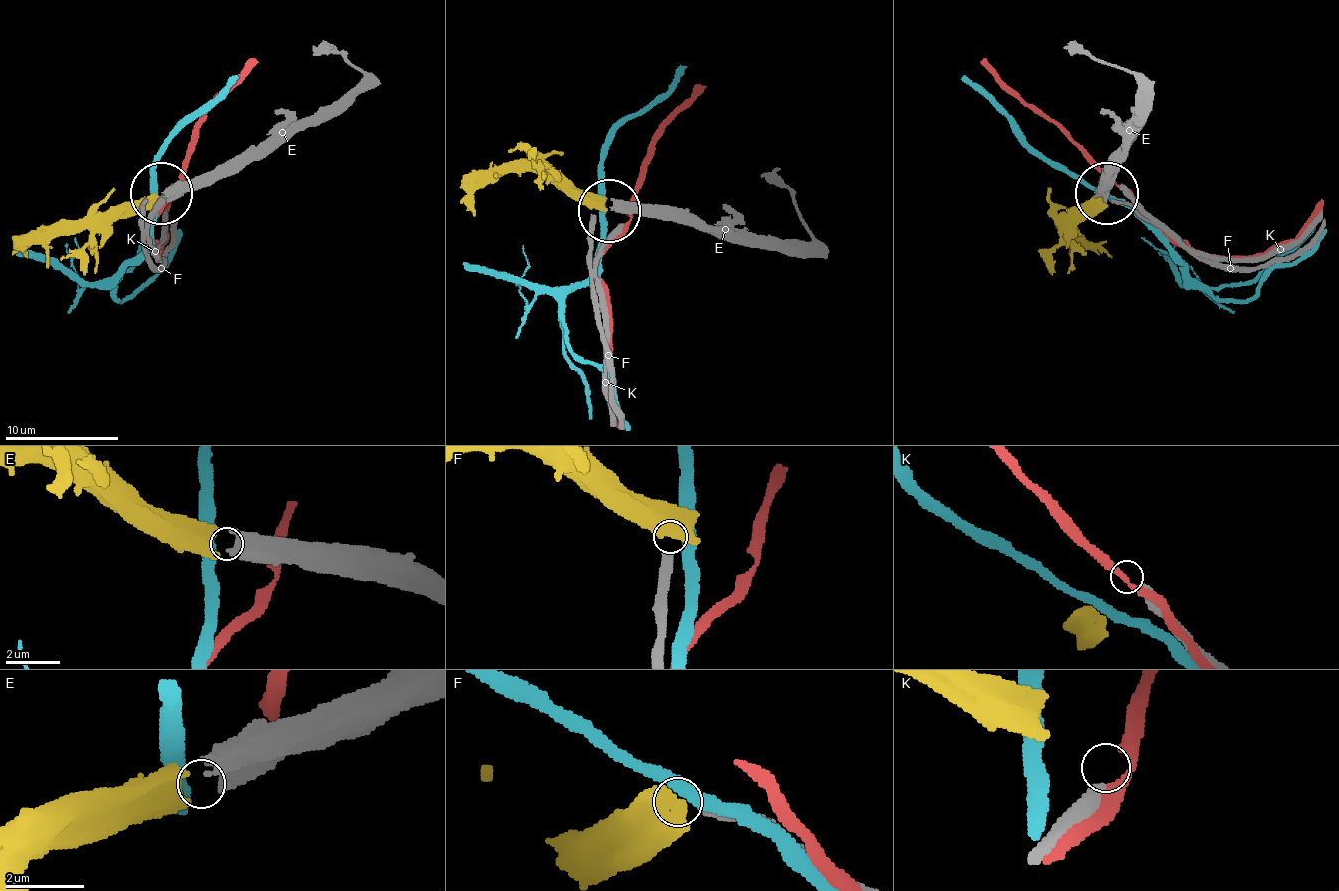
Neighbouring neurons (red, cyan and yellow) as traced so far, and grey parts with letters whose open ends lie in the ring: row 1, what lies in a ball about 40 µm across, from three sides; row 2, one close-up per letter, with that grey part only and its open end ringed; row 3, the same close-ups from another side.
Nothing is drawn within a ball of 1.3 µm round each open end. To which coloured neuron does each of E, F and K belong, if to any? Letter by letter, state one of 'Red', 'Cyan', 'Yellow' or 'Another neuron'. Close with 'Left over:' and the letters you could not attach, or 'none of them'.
E: Yellow
F: Another neuron
K: Another neuron
Left over: F, K

